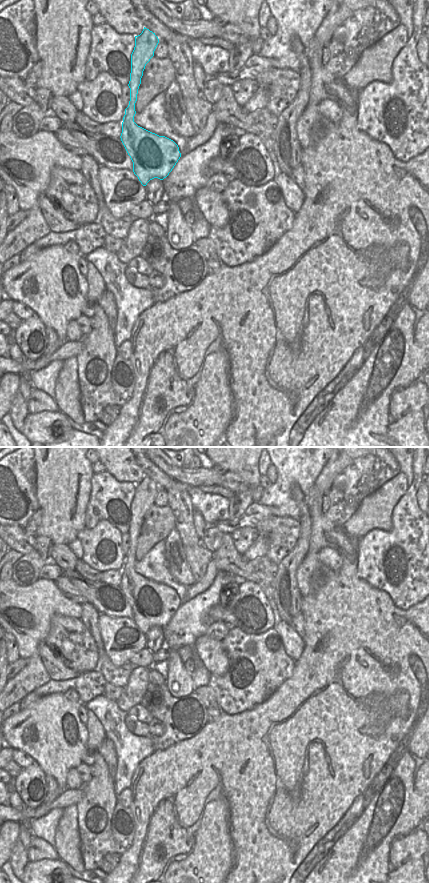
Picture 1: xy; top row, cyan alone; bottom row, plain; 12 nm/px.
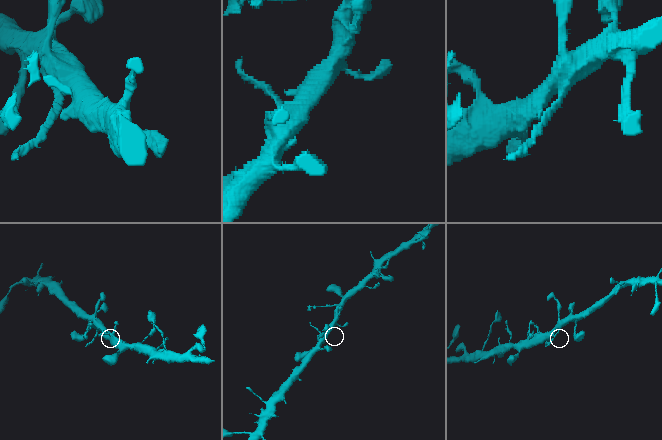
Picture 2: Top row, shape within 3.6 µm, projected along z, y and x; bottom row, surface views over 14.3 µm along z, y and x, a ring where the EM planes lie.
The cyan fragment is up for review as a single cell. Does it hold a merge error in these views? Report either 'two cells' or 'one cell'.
one cell

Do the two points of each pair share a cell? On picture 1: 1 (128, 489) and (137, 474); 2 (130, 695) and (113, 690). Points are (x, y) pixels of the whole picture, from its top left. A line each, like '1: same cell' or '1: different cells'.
1: different cells
2: different cells

